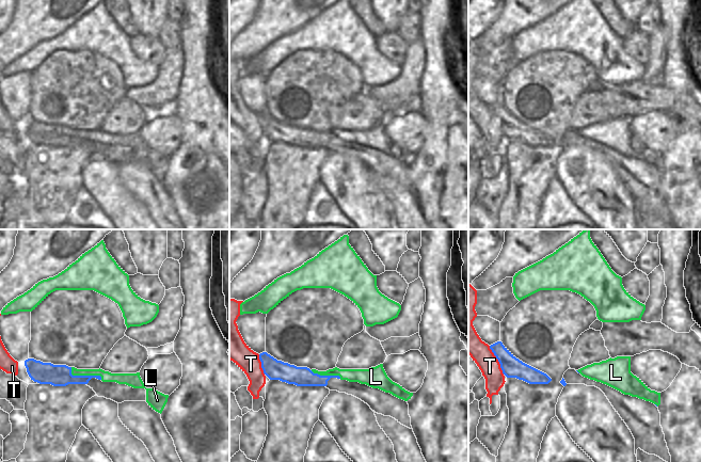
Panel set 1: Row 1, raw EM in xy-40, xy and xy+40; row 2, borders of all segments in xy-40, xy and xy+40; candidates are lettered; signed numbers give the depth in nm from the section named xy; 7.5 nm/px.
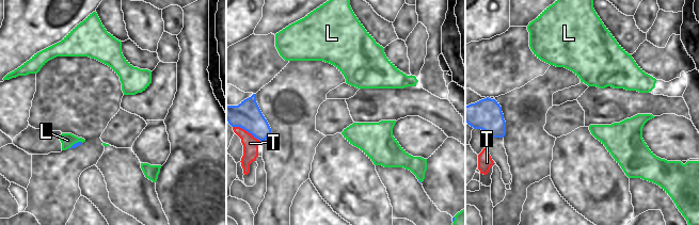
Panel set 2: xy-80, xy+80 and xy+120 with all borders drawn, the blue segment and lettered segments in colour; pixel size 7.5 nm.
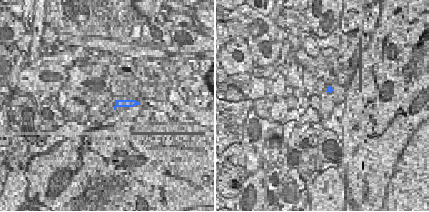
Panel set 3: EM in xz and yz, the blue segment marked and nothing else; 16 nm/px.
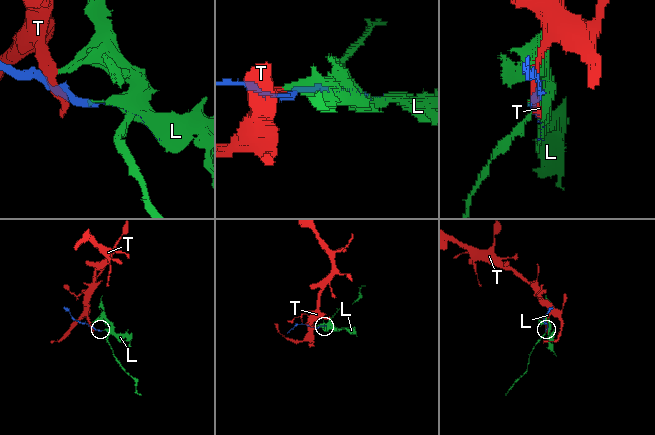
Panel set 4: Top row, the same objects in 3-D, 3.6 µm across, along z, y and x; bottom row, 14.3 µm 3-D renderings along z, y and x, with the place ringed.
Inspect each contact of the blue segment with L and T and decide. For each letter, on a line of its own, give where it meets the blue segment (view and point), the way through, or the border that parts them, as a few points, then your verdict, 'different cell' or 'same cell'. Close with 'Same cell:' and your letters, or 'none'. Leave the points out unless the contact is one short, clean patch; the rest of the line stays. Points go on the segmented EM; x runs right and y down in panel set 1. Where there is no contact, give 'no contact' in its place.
L: contact xy-40 (84, 376); different cell
T: contact xy+40 (497, 359); different cell
Same cell: none

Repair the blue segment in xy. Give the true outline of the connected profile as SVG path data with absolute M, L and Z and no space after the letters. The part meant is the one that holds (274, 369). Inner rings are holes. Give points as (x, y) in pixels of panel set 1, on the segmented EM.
M267 352L260 353L259 360L264 373L270 380L280 380L297 386L325 386L330 391L352 395L367 403L376 413L391 416L412 429L408 402L389 393L359 382L341 380L339 376L320 376L307 367L297 367L277 361Z

